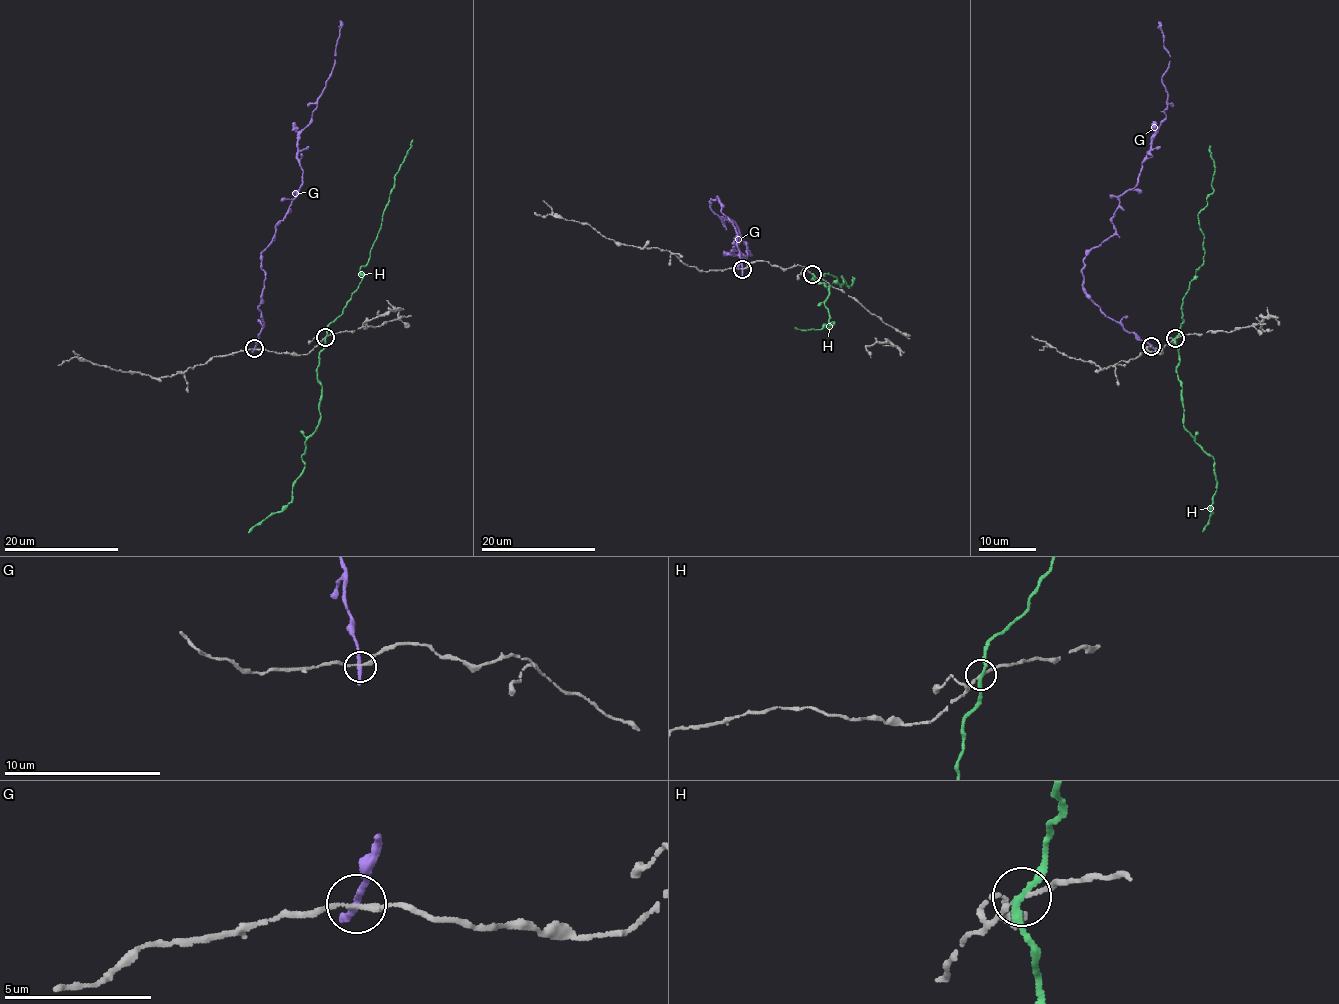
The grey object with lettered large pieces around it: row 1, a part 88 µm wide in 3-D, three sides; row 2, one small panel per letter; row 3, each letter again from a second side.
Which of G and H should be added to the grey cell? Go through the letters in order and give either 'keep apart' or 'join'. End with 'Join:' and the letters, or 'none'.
G: keep apart
H: keep apart
Join: none

